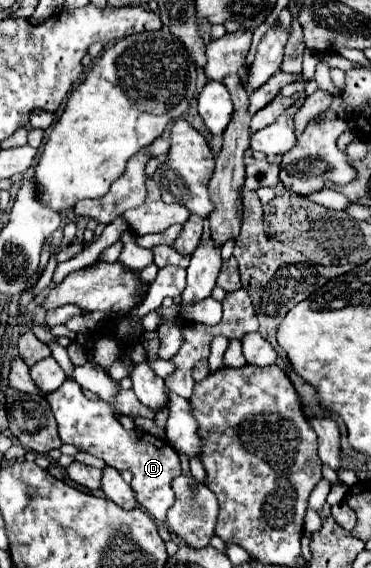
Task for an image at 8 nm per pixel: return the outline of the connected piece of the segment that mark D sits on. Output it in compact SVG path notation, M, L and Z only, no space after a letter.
M65 381L59 387L59 391L55 391L53 395L47 395L47 401L51 405L55 419L57 419L61 441L73 443L81 451L103 459L109 467L129 469L133 473L131 487L135 491L137 501L157 523L165 523L167 511L175 499L173 489L171 489L171 481L177 475L181 475L179 457L173 451L173 447L169 447L169 443L165 443L163 439L157 439L149 433L147 433L147 441L143 441L139 430L126 431L123 429L121 423L117 421L113 409L109 407L109 403L105 403L101 399L89 401L81 393L81 387L75 381Z

